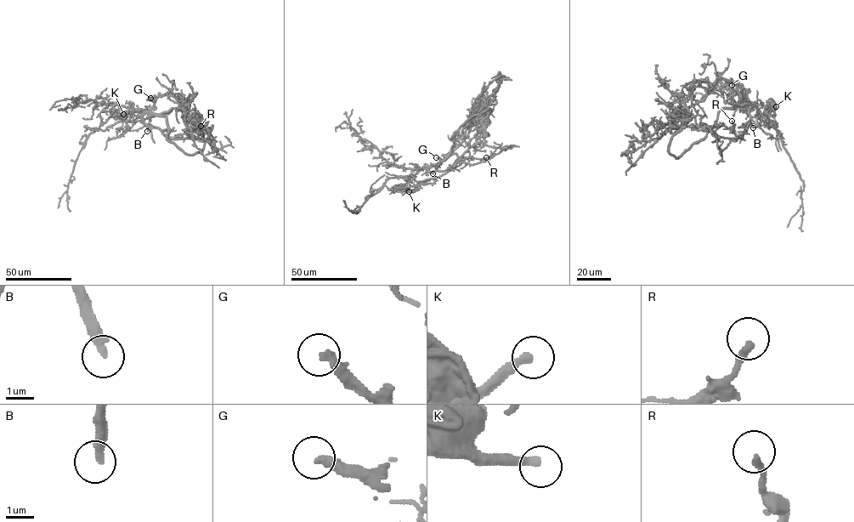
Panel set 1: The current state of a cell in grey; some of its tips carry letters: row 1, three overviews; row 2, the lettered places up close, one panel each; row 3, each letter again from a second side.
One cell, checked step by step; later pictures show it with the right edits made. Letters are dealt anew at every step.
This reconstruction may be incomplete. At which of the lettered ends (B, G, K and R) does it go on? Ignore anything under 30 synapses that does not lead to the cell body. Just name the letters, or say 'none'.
B

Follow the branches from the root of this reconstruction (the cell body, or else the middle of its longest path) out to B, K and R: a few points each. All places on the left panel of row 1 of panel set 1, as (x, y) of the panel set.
B: (113, 112), (119, 118), (131, 121), (167, 113), (172, 109), (159, 114), (145, 113), (143, 118), (147, 131)
K: (113, 112), (120, 116), (123, 114)
R: (113, 112), (131, 121), (172, 109), (143, 116), (146, 124), (172, 138), (200, 126)

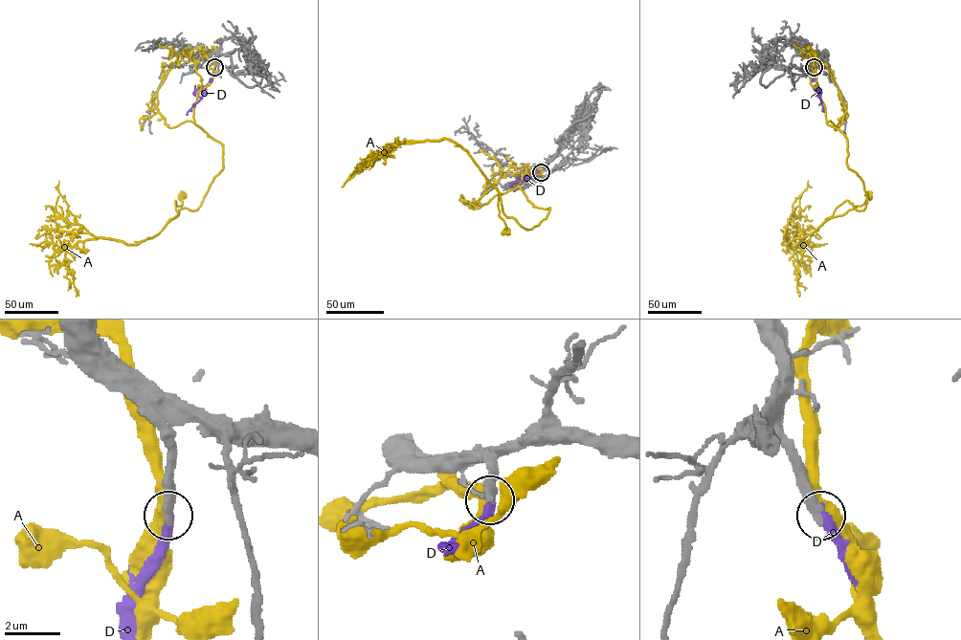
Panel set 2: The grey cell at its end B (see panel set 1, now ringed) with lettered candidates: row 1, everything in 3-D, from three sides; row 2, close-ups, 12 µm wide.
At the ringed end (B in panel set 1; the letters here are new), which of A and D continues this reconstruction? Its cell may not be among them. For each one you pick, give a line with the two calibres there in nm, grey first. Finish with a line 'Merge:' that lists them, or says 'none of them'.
D: Thickness 400 nm (grey) against 320 nm
Merge: D

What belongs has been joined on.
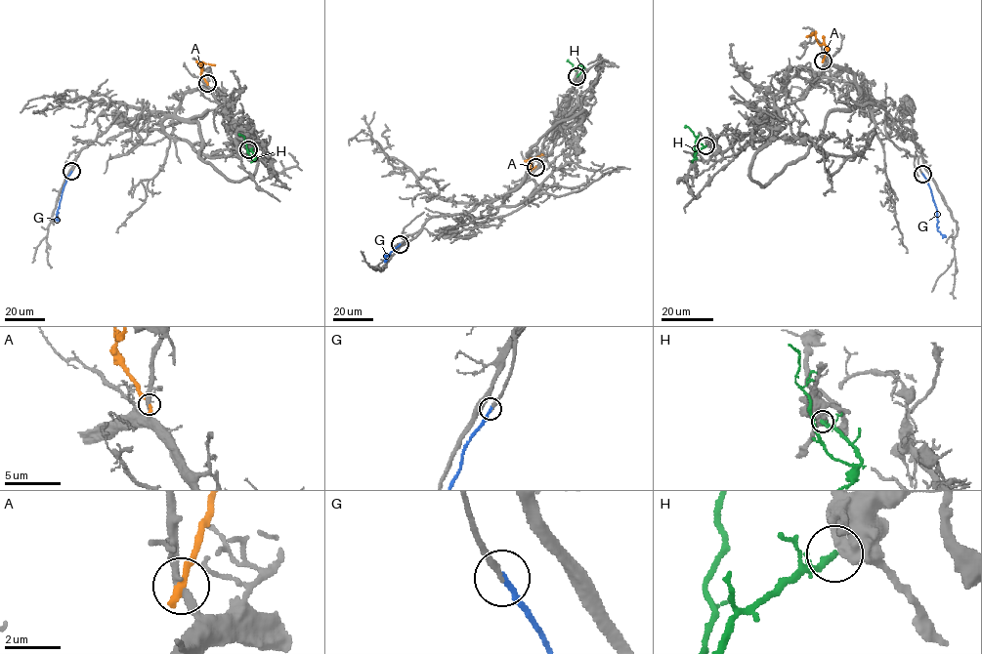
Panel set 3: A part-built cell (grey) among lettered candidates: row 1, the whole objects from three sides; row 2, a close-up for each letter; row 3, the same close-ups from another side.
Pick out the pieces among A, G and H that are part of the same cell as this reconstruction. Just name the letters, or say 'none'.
G

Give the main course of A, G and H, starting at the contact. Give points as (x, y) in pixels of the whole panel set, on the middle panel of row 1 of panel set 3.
A: (535, 167), (530, 169), (531, 163), (528, 160), (543, 155)
G: (400, 244), (384, 255), (384, 262)
H: (577, 76), (583, 67), (573, 68), (568, 61)

